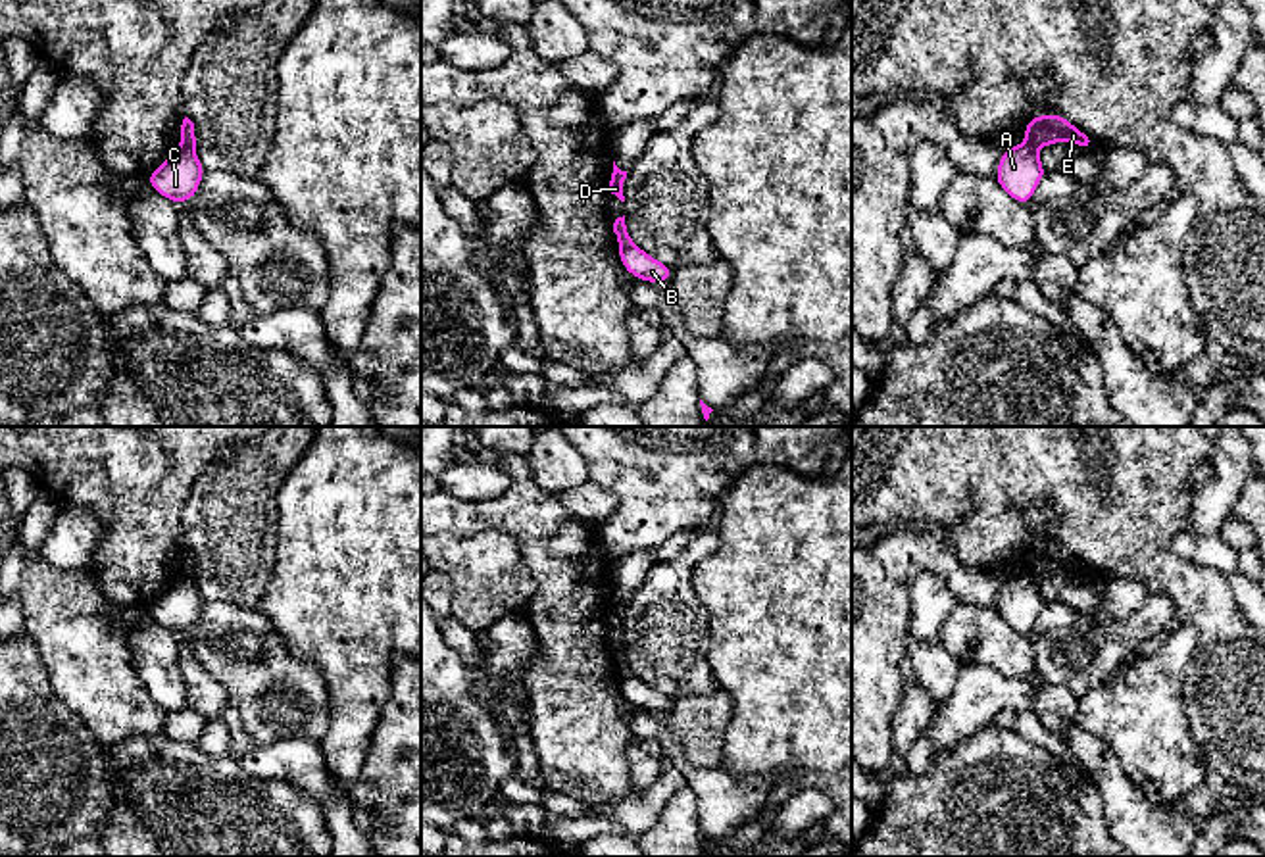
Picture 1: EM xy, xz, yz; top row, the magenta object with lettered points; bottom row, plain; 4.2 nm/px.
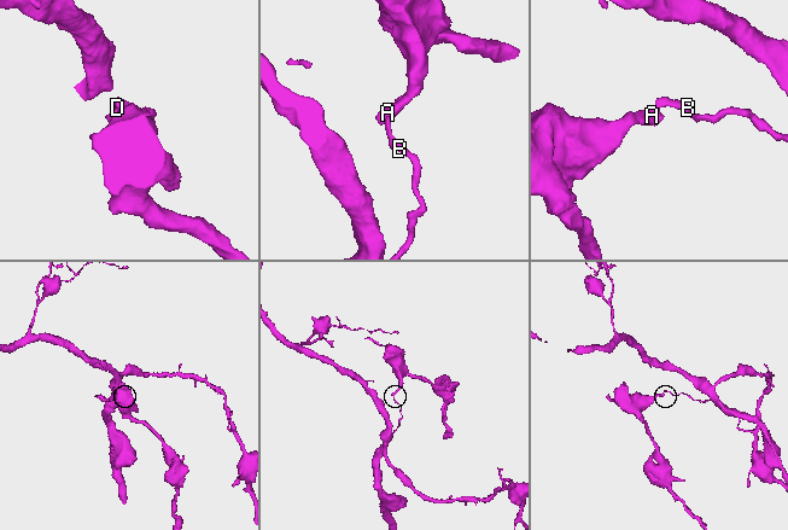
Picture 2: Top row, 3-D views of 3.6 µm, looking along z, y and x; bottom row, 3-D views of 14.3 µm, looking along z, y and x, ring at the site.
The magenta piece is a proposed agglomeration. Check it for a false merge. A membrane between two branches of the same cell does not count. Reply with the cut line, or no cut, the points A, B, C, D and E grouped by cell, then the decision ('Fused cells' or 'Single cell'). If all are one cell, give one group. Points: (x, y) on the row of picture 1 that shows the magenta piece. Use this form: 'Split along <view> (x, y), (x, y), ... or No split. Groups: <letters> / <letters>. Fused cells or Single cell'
Split along xy (181, 145), (193, 148). Groups: A C / B D E. Fused cells

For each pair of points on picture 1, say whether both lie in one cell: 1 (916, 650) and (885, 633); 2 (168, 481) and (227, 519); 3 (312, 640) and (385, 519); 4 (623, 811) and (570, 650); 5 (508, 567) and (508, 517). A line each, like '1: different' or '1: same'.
1: different
2: different
3: same
4: different
5: different

